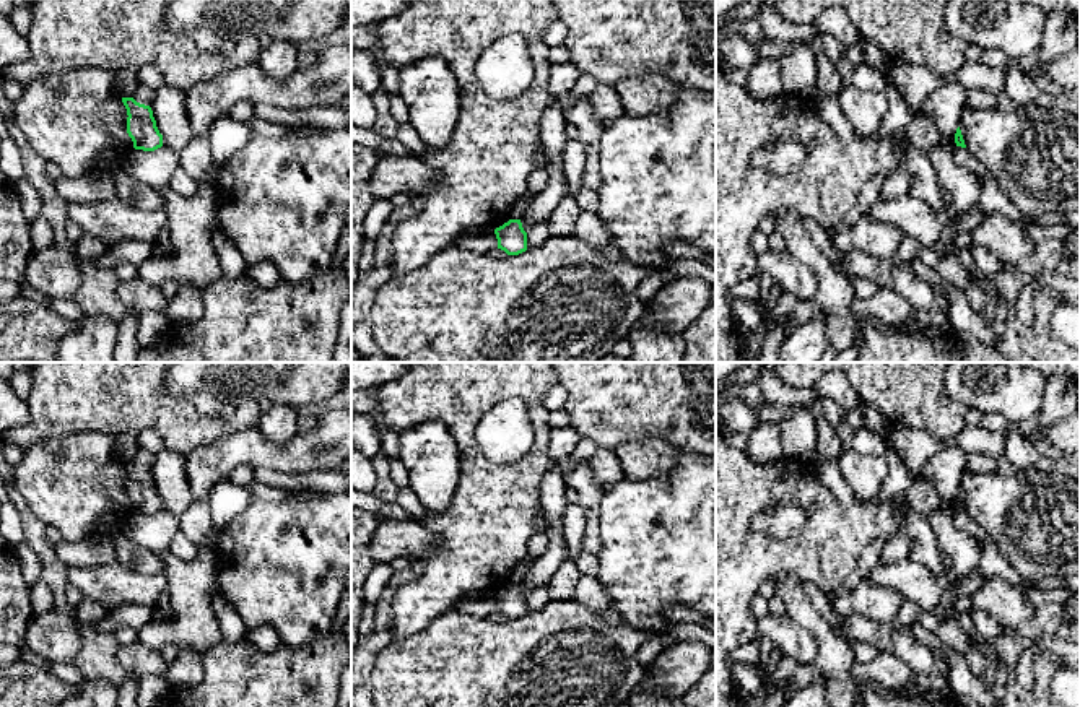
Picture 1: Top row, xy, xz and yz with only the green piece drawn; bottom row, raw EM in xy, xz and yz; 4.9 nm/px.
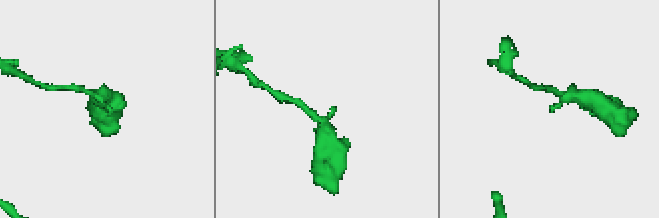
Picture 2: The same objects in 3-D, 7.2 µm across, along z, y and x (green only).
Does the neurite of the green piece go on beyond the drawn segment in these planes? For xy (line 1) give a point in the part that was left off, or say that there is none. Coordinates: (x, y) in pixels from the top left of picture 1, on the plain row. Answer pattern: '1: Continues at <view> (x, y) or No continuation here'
1: No continuation here

